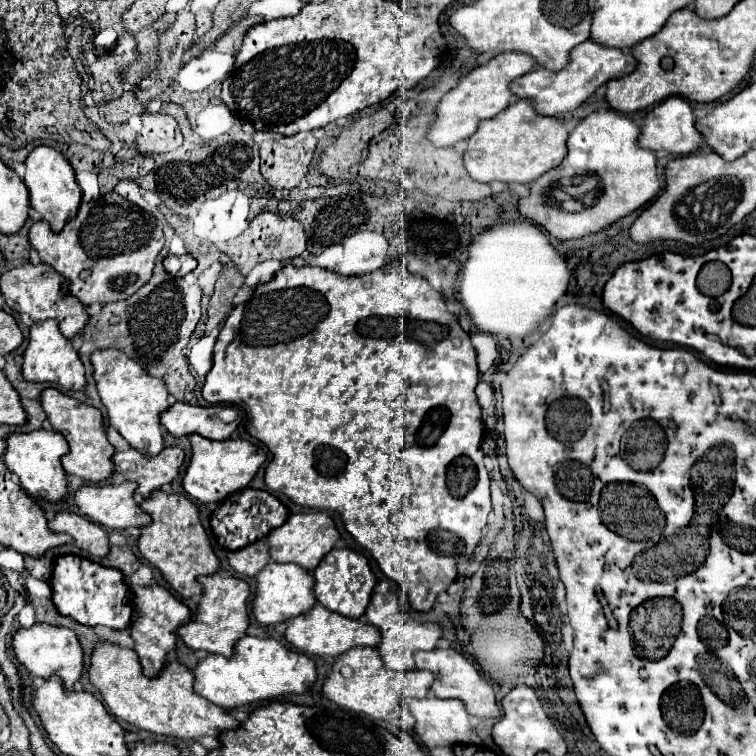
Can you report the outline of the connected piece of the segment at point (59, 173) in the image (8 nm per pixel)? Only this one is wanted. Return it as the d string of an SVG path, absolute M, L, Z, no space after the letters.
M39 146L29 152L25 166L27 170L25 170L23 182L29 188L31 208L37 210L55 232L61 232L61 228L77 214L77 208L81 204L81 188L79 184L75 184L75 172L71 164L61 152L47 146Z

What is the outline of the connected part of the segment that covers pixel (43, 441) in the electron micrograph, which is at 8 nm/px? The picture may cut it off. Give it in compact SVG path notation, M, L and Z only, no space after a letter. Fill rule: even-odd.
M33 430L33 432L15 432L7 436L7 448L3 454L5 466L19 476L23 490L35 498L45 498L49 502L59 502L67 496L65 470L61 468L61 456L69 452L65 438L55 430Z

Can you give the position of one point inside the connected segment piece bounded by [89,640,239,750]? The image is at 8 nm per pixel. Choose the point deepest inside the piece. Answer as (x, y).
(166, 704)

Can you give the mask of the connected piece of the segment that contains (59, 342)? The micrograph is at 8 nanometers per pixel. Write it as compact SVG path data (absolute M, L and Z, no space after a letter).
M43 320L35 322L29 328L29 344L23 352L23 366L21 372L25 380L33 382L51 382L55 386L61 386L65 390L81 390L85 386L85 368L79 360L77 352L71 346L71 340L61 336L61 330L57 328L55 320Z

